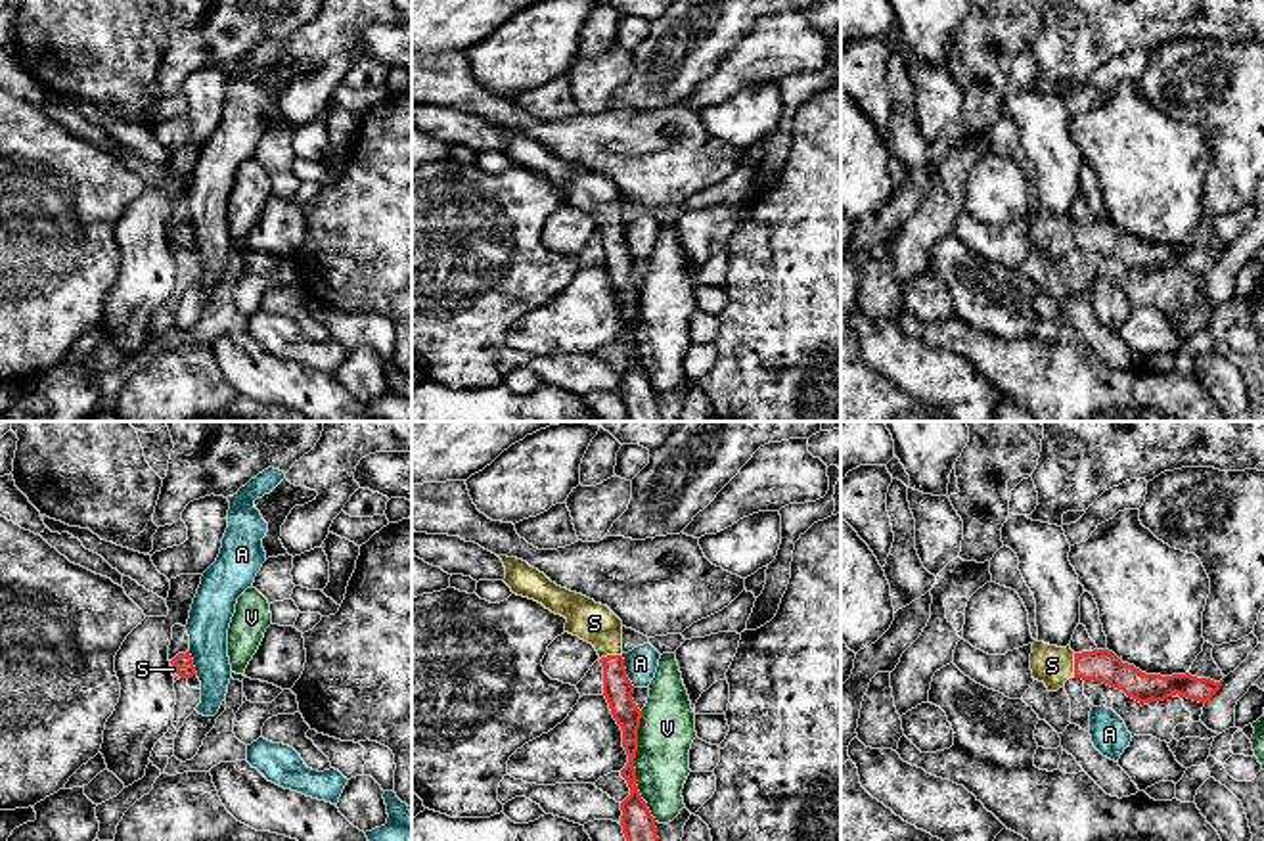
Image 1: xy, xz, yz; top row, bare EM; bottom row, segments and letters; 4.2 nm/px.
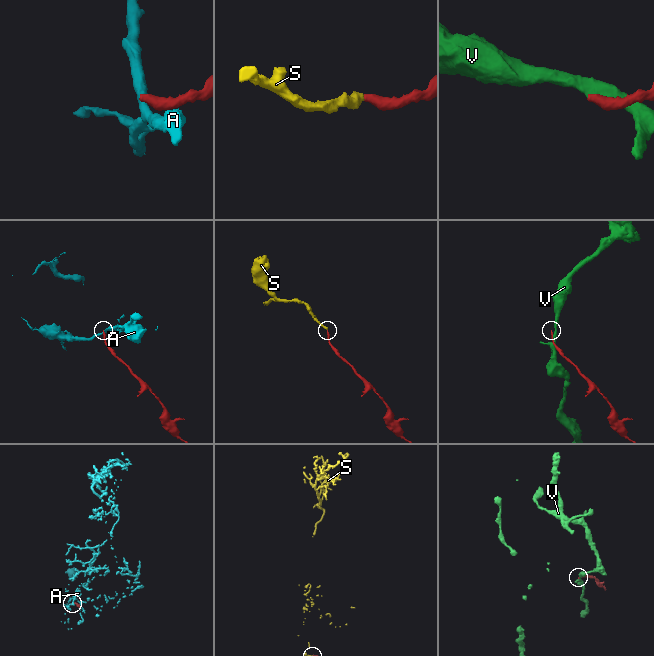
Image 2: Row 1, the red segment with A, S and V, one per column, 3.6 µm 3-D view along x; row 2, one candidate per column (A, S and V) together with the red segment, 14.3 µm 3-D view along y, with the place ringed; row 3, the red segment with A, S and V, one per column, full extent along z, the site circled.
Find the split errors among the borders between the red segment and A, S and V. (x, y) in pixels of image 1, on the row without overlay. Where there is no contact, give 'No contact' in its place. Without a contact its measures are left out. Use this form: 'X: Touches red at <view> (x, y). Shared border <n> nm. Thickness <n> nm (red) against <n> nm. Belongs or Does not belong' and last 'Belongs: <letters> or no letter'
A: Touches red at xz (625, 242). Shared border 150 nm. Thickness 120 nm (red) against 140 nm. Does not belong
S: Touches red at yz (1075, 236). Shared border 100 nm. Thickness 140 nm (red) against 160 nm. Belongs
V: Touches red at xz (632, 338). Shared border 460 nm. Thickness 140 nm (red) against 240 nm. Does not belong
Belongs: S

